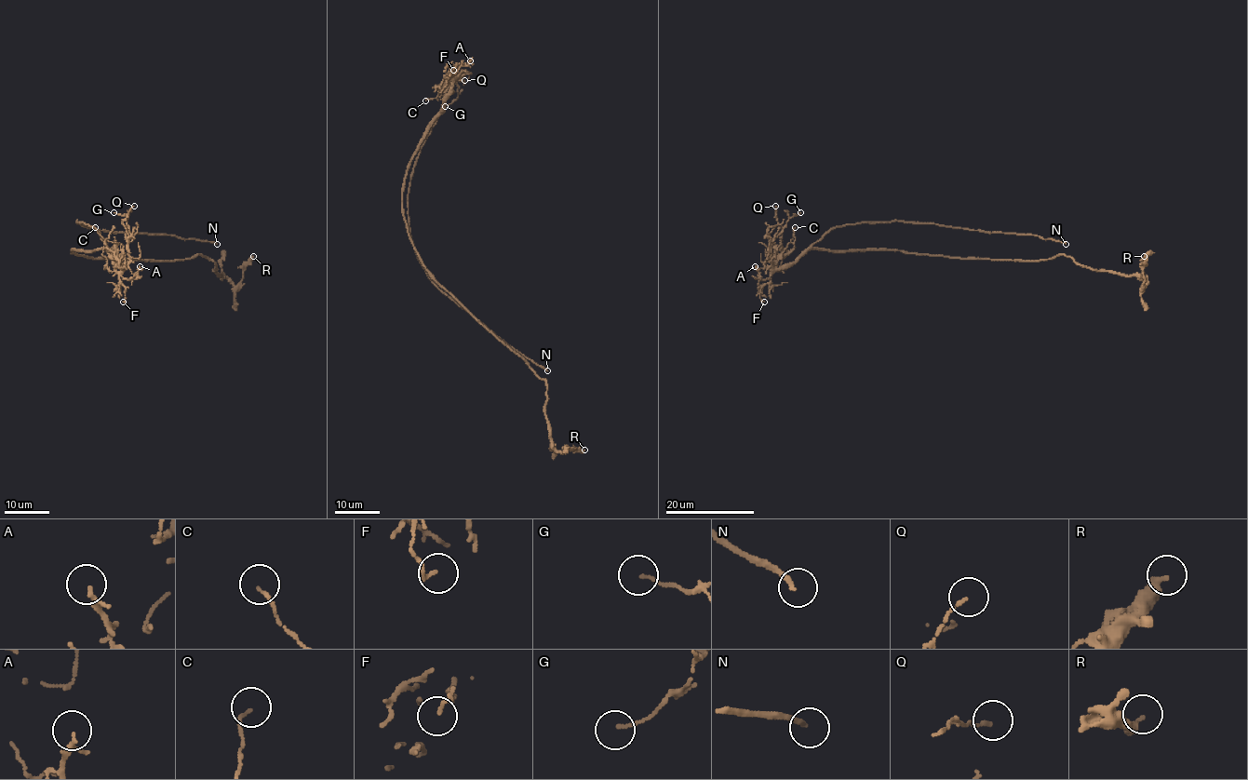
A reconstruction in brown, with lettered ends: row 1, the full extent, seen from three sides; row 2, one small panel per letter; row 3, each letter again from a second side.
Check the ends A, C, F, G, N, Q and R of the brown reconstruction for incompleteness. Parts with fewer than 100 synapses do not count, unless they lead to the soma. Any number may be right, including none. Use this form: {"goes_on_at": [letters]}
{"goes_on_at": ["N"]}

